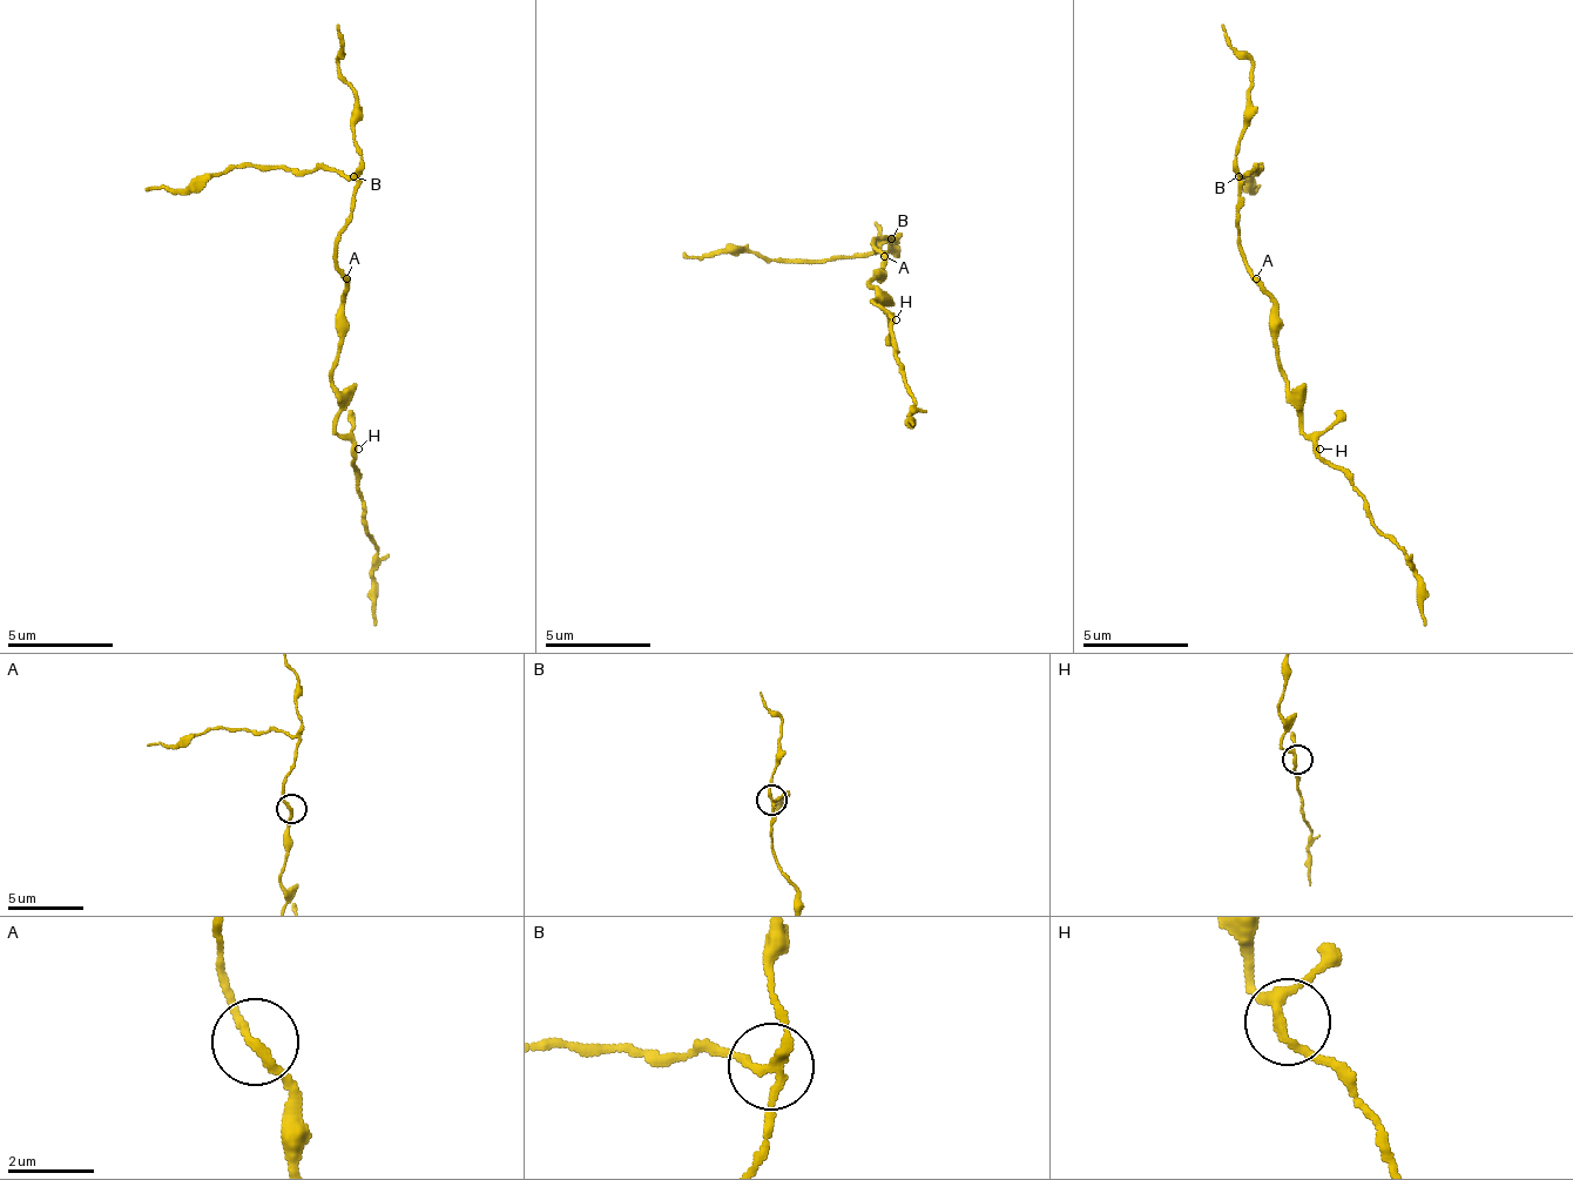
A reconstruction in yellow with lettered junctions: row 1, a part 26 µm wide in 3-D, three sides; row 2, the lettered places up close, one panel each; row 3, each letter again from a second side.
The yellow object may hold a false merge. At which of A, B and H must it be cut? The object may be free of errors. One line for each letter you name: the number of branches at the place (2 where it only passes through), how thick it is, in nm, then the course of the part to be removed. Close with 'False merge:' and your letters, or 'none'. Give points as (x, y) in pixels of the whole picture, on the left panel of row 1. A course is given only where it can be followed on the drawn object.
B: Branches: 3. Thickness 190 nm. Course of the part to remove: (352, 177), (325, 167), (224, 167), (214, 177), (144, 188)
False merge: B

